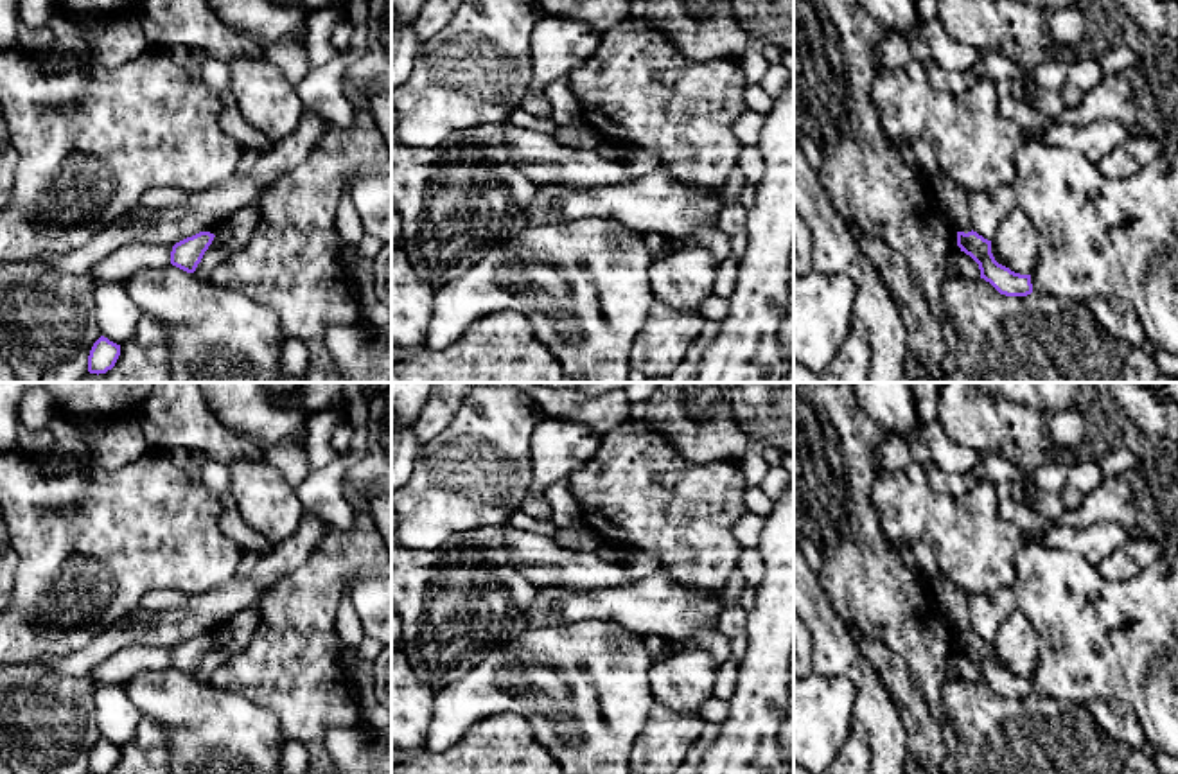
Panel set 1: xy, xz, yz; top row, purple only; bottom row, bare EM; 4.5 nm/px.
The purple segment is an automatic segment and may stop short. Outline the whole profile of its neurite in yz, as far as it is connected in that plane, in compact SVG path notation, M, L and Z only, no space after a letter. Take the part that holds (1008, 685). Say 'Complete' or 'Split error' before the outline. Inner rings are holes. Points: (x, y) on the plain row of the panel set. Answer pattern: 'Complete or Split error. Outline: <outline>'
Complete. Outline: M957 634L957 648L979 666L980 681L989 684L1000 697L1027 699L1033 695L1031 677L1020 677L998 666L991 655L991 643L977 634Z

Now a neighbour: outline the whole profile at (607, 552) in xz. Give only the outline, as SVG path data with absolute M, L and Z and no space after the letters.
M602 542L602 546L596 550L596 555L607 562L630 564L637 551L634 548Z

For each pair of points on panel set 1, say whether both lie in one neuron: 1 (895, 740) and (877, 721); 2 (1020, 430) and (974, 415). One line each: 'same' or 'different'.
1: same
2: same

